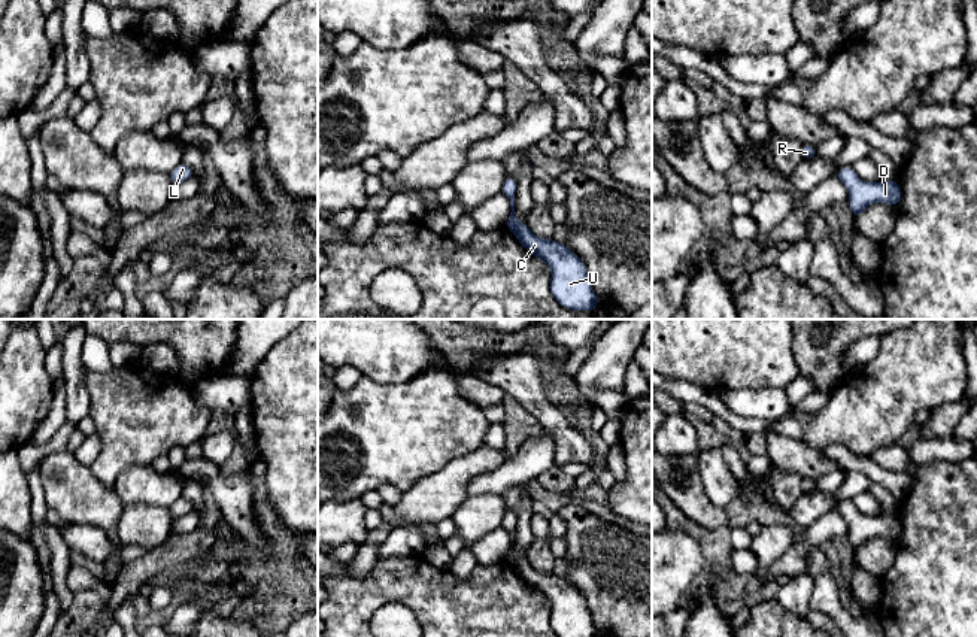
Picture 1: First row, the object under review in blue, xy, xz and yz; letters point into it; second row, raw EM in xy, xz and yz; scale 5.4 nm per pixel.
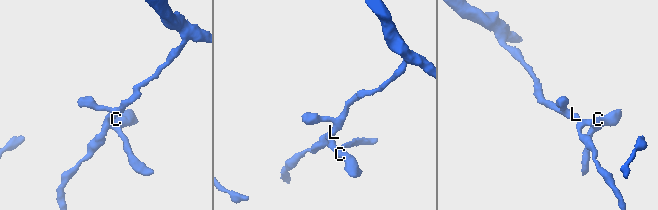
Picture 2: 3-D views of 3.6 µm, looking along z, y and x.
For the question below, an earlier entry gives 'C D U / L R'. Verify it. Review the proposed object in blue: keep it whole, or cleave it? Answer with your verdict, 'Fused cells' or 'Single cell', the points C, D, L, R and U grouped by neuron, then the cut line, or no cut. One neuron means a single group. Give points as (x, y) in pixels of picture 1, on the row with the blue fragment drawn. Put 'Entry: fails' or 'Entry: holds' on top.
Entry: fails
Single cell. Groups: C D L R U. No split

